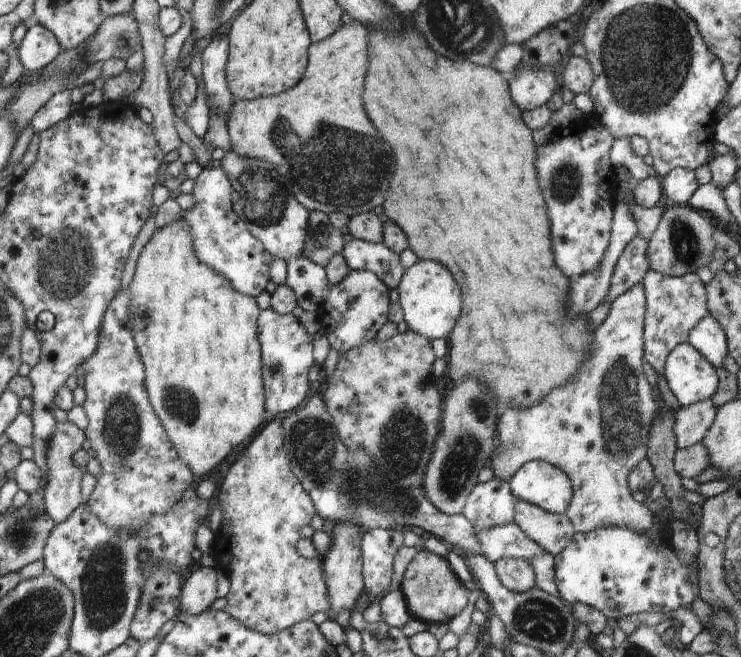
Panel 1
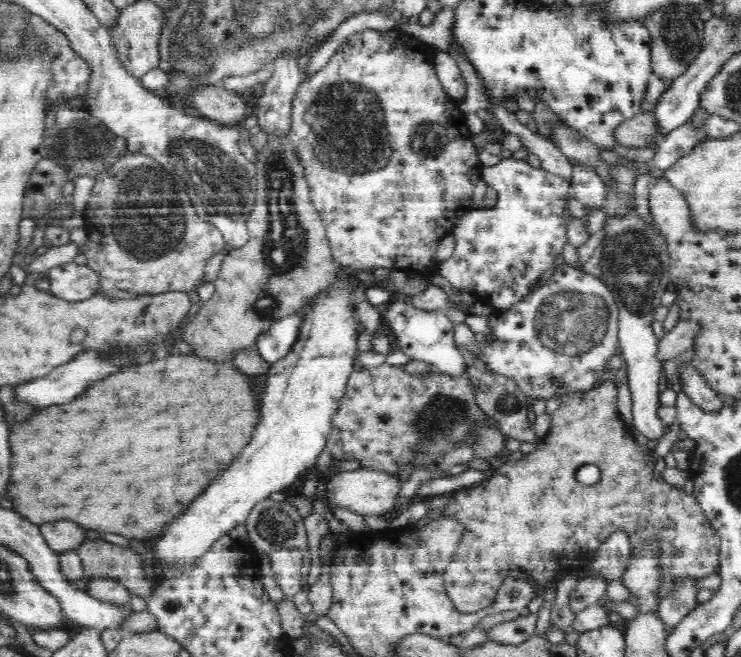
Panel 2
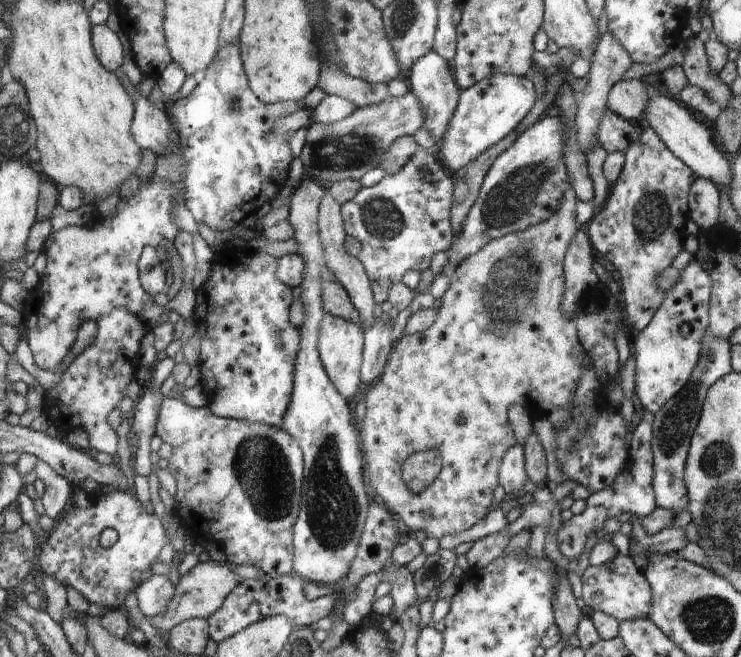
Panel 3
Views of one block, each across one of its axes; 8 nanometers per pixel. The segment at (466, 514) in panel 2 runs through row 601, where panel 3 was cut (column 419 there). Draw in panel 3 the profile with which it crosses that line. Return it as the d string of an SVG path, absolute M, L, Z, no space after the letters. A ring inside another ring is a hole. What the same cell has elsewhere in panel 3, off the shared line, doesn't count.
M417 450L408 454L407 459L402 463L402 476L408 488L415 494L420 494L434 483L442 466L438 450Z

